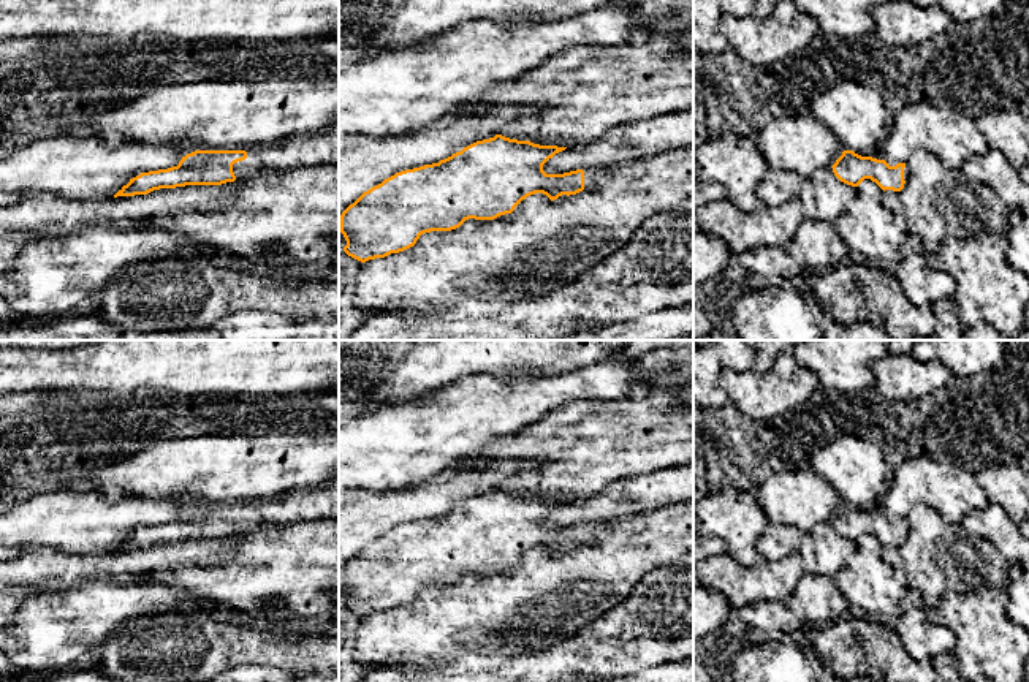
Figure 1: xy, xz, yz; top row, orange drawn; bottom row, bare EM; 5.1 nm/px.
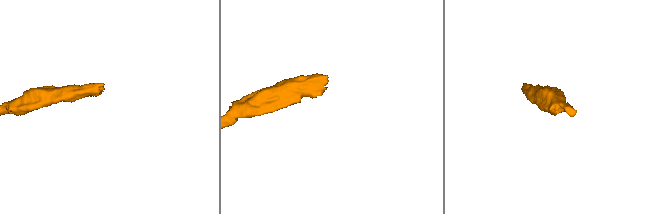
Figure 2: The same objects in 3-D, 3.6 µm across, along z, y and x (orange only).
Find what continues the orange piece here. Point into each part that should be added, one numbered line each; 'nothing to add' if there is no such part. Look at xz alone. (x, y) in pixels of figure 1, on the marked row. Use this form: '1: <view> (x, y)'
1: xz (591, 174)

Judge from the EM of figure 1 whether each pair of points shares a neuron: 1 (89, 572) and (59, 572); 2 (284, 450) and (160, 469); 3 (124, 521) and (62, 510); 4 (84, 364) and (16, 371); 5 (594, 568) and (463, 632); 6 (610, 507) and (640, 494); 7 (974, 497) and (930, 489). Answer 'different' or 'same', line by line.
1: same
2: same
3: same
4: same
5: same
6: same
7: same

